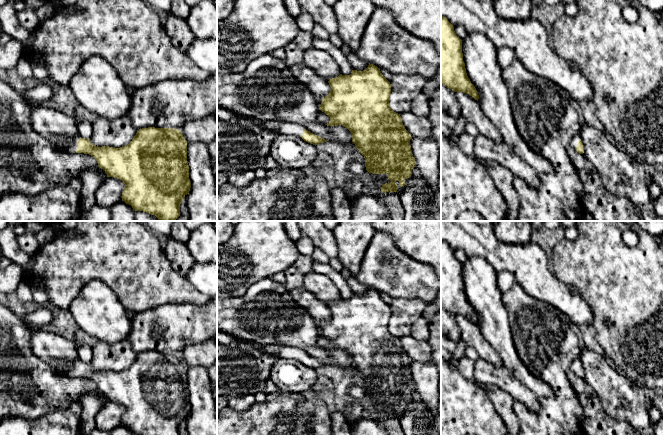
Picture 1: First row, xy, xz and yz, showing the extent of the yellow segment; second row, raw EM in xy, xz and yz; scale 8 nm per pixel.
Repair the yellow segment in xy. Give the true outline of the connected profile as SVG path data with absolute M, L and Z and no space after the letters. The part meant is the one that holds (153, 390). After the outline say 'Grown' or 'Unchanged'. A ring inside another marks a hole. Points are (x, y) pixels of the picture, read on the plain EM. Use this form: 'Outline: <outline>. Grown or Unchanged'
Outline: M148 351L137 354L132 365L120 372L93 369L89 363L57 359L57 363L70 377L93 380L107 401L124 406L122 424L135 435L180 435L183 422L189 418L191 406L187 386L187 365L182 356L173 352Z. Grown

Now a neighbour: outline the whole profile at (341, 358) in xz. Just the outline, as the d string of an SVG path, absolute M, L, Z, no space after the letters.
M314 346L303 350L304 353L310 355L314 359L317 359L325 364L331 366L339 366L343 368L348 374L357 373L355 368L352 366L351 356L344 350L327 350Z

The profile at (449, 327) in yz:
M441 307L441 336L447 335L456 344L461 339L461 332L454 320L454 315Z

